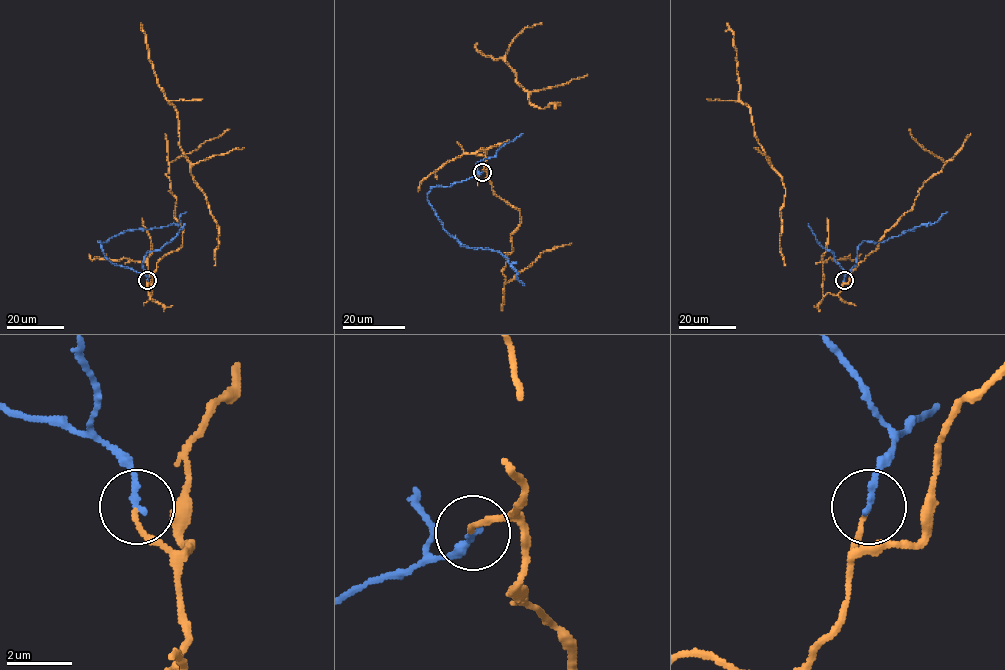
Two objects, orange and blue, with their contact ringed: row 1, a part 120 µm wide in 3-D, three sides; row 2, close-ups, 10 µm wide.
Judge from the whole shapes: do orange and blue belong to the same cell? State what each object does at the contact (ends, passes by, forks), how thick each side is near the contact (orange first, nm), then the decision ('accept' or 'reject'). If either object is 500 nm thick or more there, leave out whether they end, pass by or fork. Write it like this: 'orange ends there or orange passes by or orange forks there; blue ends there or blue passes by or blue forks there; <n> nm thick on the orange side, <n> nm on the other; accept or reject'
orange ends there; blue ends there; 130 nm thick on the orange side, 190 nm on the other; accept

